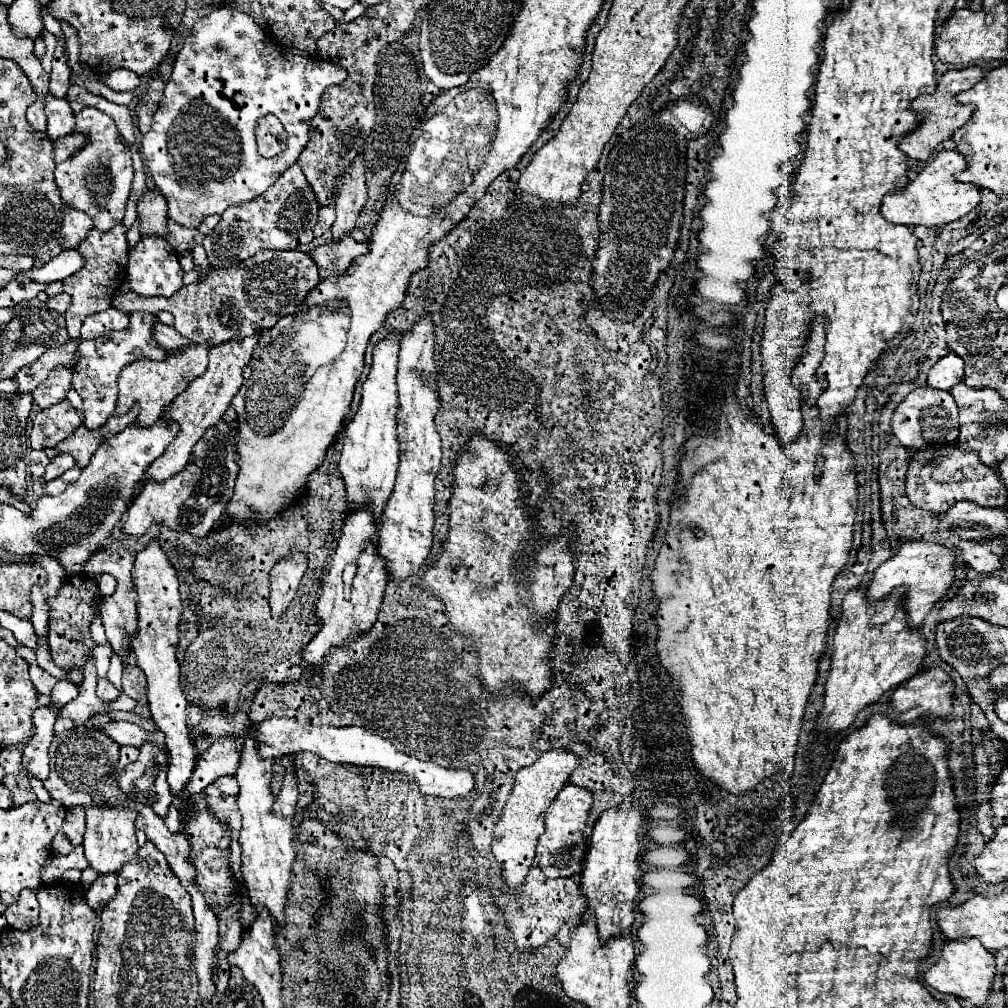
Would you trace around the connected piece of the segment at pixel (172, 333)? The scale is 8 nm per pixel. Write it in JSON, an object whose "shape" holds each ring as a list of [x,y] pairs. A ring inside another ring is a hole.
{"shape":[[[156,321],[156,337],[158,337],[158,343],[170,351],[170,353],[176,353],[176,351],[184,351],[186,347],[190,347],[190,341],[182,335],[178,335],[178,331],[174,327],[168,327],[168,325],[162,325],[160,321]]]}

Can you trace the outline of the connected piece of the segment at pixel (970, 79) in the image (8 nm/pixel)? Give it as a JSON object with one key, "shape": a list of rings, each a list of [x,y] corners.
{"shape":[[[972,65],[972,67],[966,67],[966,69],[960,69],[960,71],[946,71],[946,73],[940,77],[940,81],[938,81],[936,93],[932,93],[932,95],[920,95],[920,97],[912,103],[912,107],[914,107],[918,113],[922,113],[922,115],[926,117],[926,121],[924,121],[916,131],[912,131],[912,133],[906,135],[904,139],[900,139],[898,147],[900,147],[910,159],[926,161],[926,159],[934,153],[934,149],[936,149],[940,143],[952,139],[954,131],[960,129],[960,127],[972,117],[974,107],[972,107],[972,105],[966,107],[966,105],[958,103],[958,101],[956,101],[956,93],[970,89],[970,87],[976,85],[982,77],[984,77],[984,71],[982,71],[980,67],[974,67],[974,65]]]}

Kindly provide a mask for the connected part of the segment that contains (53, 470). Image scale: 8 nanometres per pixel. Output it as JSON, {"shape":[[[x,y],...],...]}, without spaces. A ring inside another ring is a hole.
{"shape":[[[56,455],[56,457],[50,461],[48,469],[46,469],[44,483],[50,483],[52,479],[60,477],[64,471],[68,471],[68,469],[72,469],[72,467],[74,467],[74,461],[70,459],[70,455]]]}

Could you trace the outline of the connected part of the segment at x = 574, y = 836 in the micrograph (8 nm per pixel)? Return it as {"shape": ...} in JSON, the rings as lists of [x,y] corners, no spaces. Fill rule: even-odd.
{"shape":[[[566,785],[558,797],[548,805],[546,809],[546,831],[540,835],[536,845],[536,865],[542,869],[542,873],[550,879],[554,877],[572,877],[582,871],[582,859],[586,855],[586,839],[582,835],[586,827],[586,819],[590,813],[590,807],[594,803],[594,797],[588,789],[578,785]]]}

